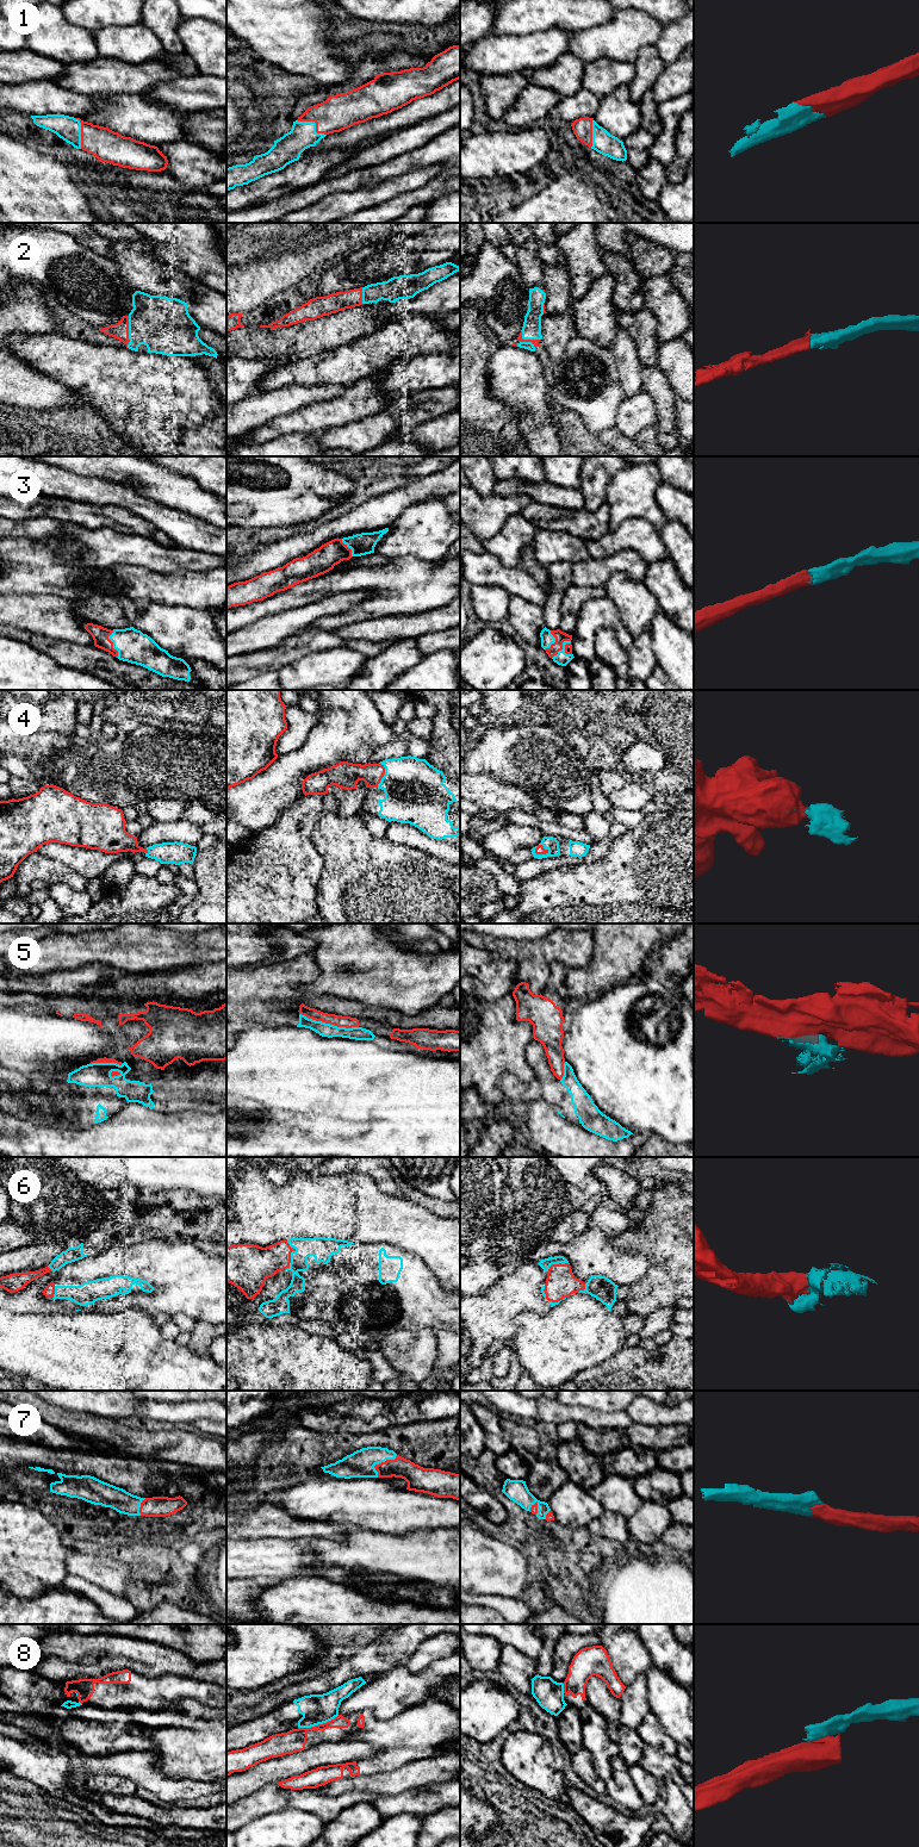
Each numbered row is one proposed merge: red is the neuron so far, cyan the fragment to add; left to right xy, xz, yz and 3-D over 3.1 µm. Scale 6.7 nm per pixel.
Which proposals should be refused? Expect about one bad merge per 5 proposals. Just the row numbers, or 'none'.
5, 8

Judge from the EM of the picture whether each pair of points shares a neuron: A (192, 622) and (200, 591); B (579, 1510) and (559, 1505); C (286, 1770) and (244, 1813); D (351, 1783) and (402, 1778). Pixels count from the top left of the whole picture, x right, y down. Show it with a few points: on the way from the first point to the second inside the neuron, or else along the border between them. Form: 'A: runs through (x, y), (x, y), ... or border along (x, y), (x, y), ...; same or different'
A: border along (168, 604), (184, 604), (207, 610); different
B: runs through (575, 1507), (564, 1505); same
C: border along (275, 1783), (261, 1785), (248, 1796); different
D: runs through (364, 1783), (389, 1783); same

